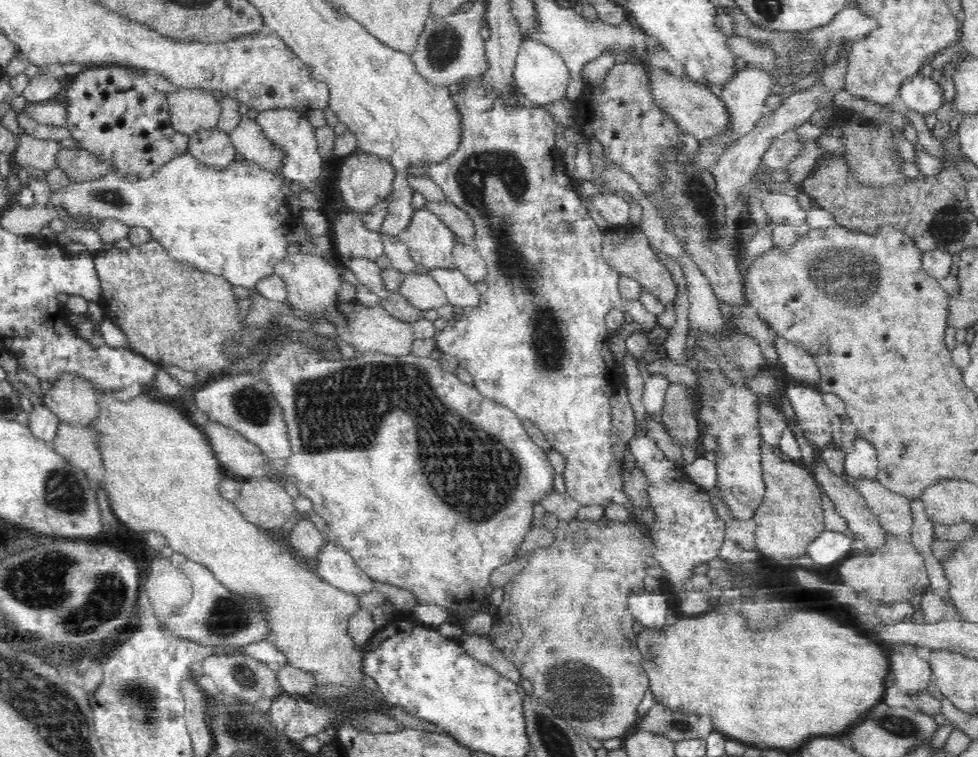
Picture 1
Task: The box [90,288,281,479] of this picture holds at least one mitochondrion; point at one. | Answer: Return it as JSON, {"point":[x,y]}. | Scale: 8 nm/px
{"point":[251,404]}

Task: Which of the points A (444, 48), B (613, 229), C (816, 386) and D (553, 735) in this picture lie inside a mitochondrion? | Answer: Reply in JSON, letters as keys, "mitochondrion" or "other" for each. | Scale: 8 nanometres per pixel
{"A":"mitochondrion","B":"other","C":"other","D":"mitochondrion"}

